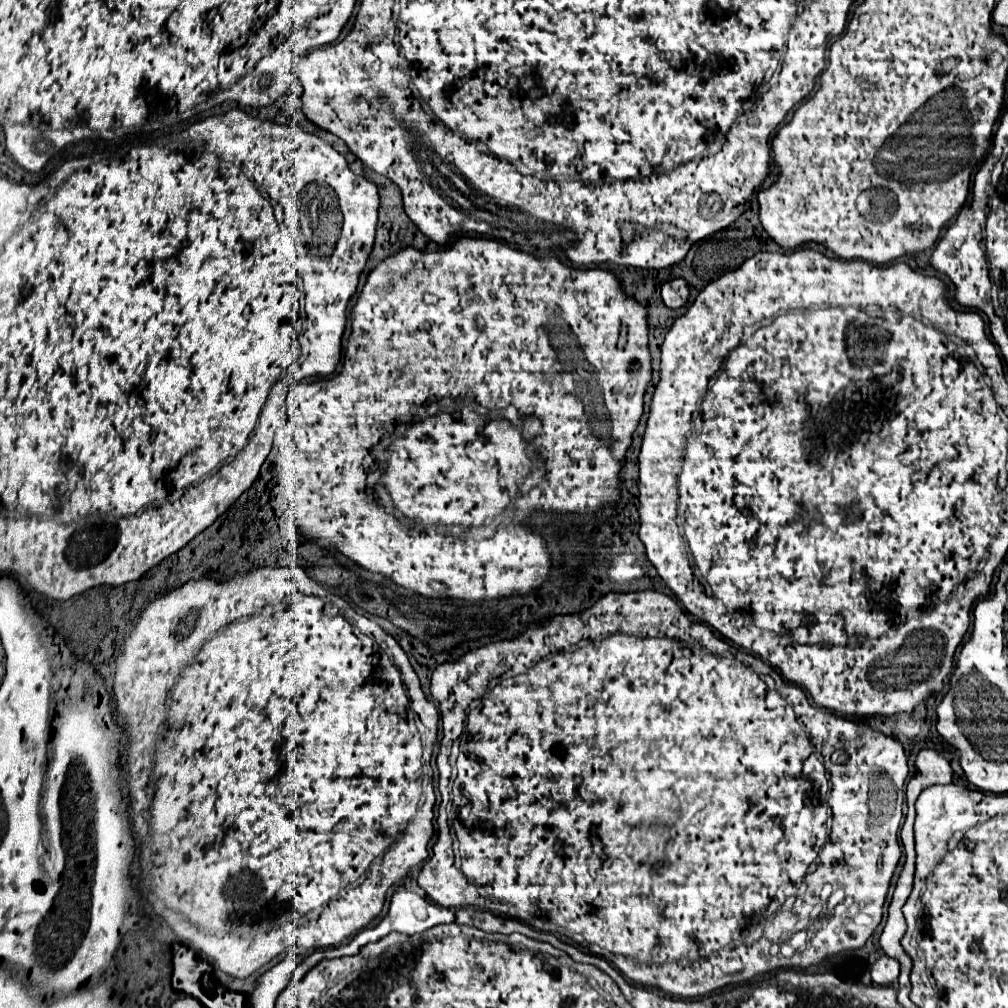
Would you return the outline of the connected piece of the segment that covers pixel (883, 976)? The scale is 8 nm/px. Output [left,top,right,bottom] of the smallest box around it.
[871,956,899,986]

